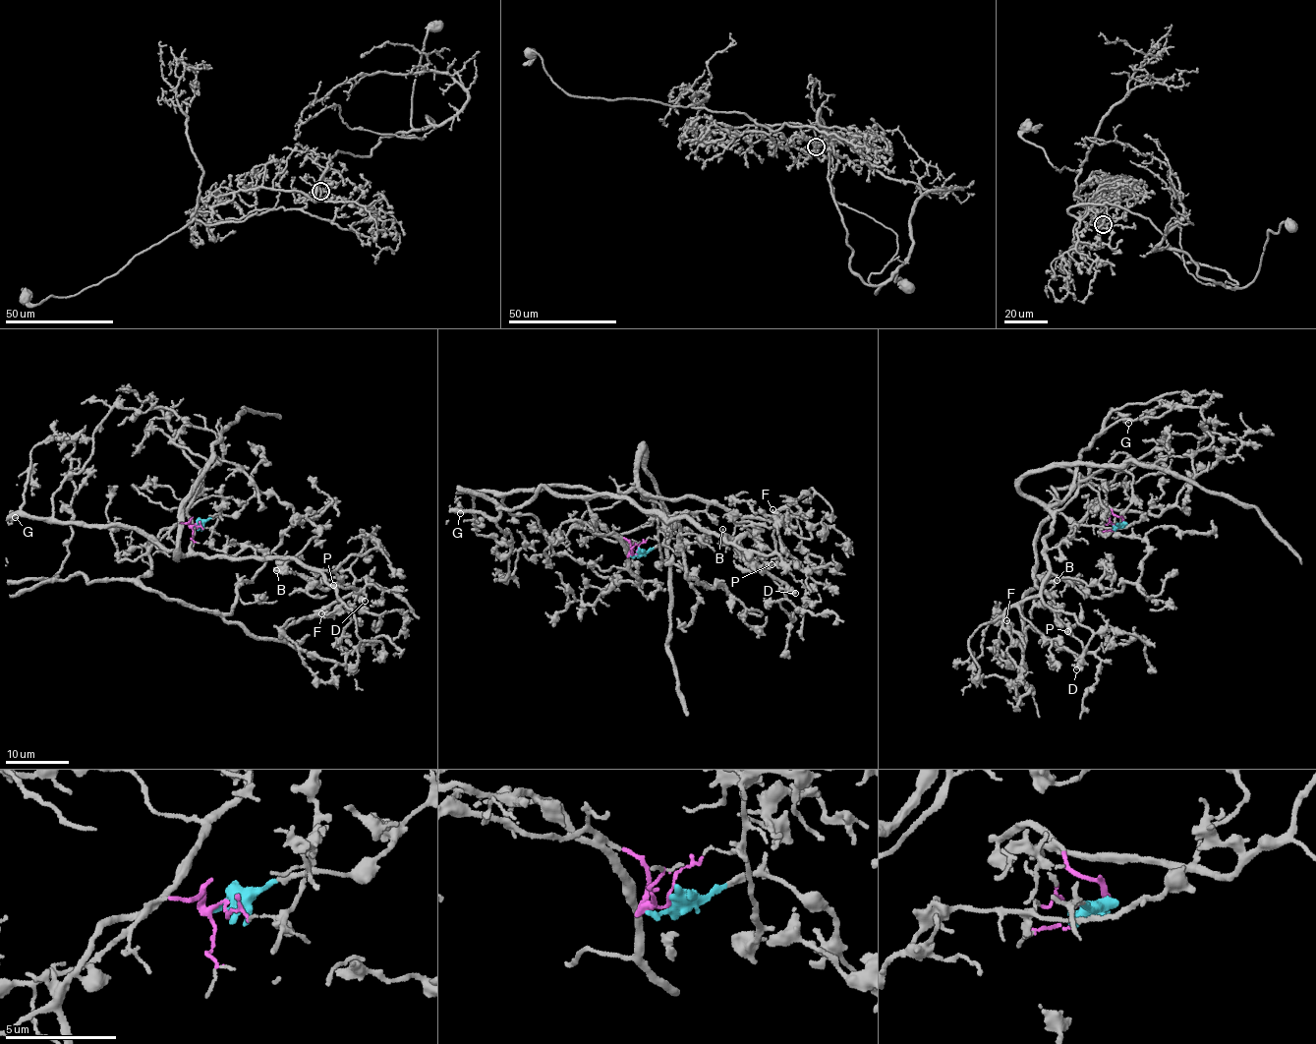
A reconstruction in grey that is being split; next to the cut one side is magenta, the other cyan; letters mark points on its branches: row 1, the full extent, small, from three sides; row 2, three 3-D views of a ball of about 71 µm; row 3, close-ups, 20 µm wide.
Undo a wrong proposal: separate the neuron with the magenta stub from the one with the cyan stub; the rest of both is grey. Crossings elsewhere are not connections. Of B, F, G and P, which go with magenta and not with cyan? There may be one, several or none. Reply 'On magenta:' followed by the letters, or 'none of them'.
On magenta: B, F, G, P

